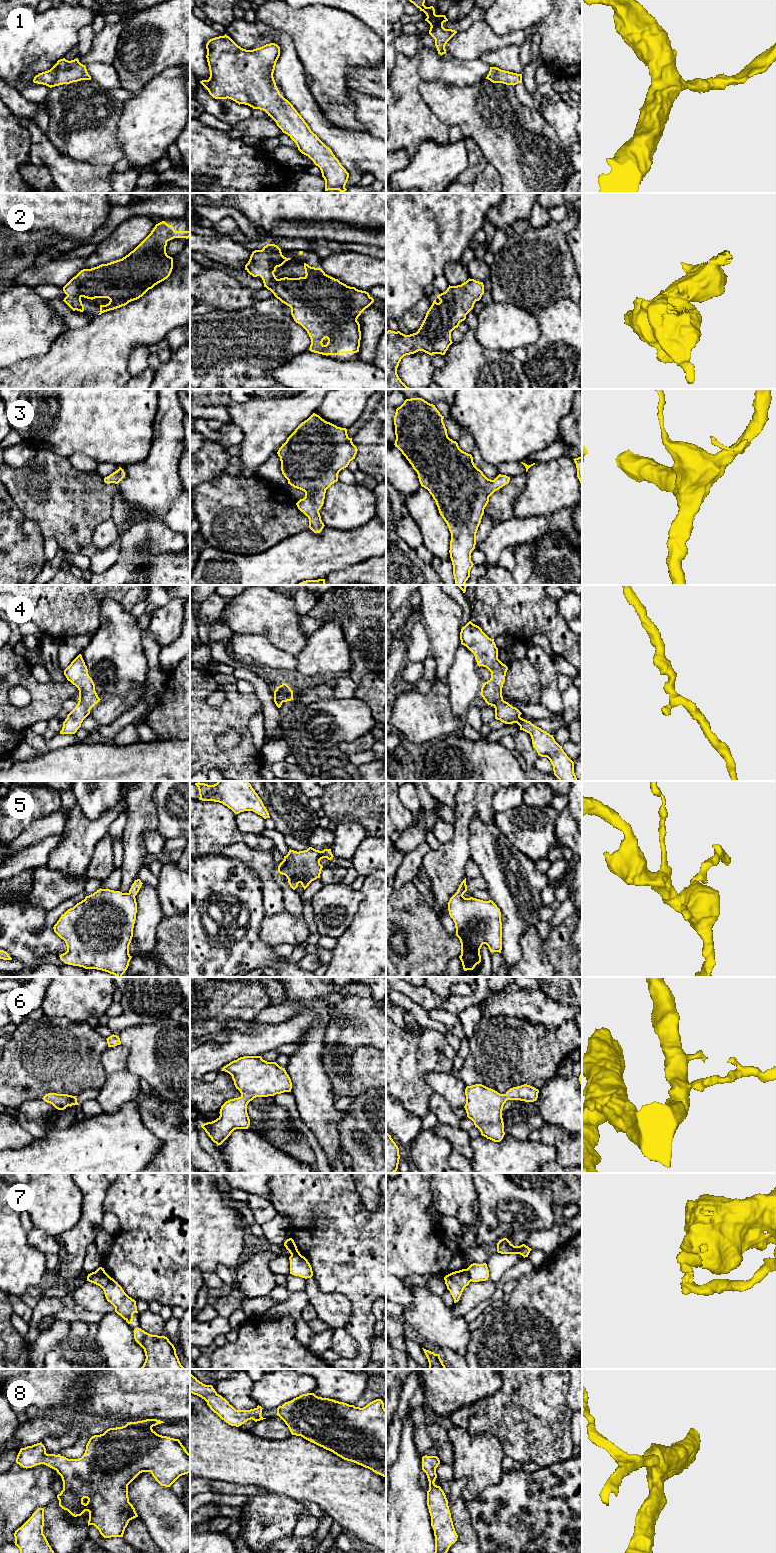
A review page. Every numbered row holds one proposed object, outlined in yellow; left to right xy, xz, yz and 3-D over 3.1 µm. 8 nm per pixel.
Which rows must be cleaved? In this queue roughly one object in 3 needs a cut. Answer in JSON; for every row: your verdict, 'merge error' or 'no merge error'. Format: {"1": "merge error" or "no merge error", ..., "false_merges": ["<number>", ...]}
{"1": "no merge error", "2": "no merge error", "3": "no merge error", "4": "no merge error", "5": "no merge error", "6": "no merge error", "7": "merge error", "8": "no merge error", "false_merges": ["7"]}

